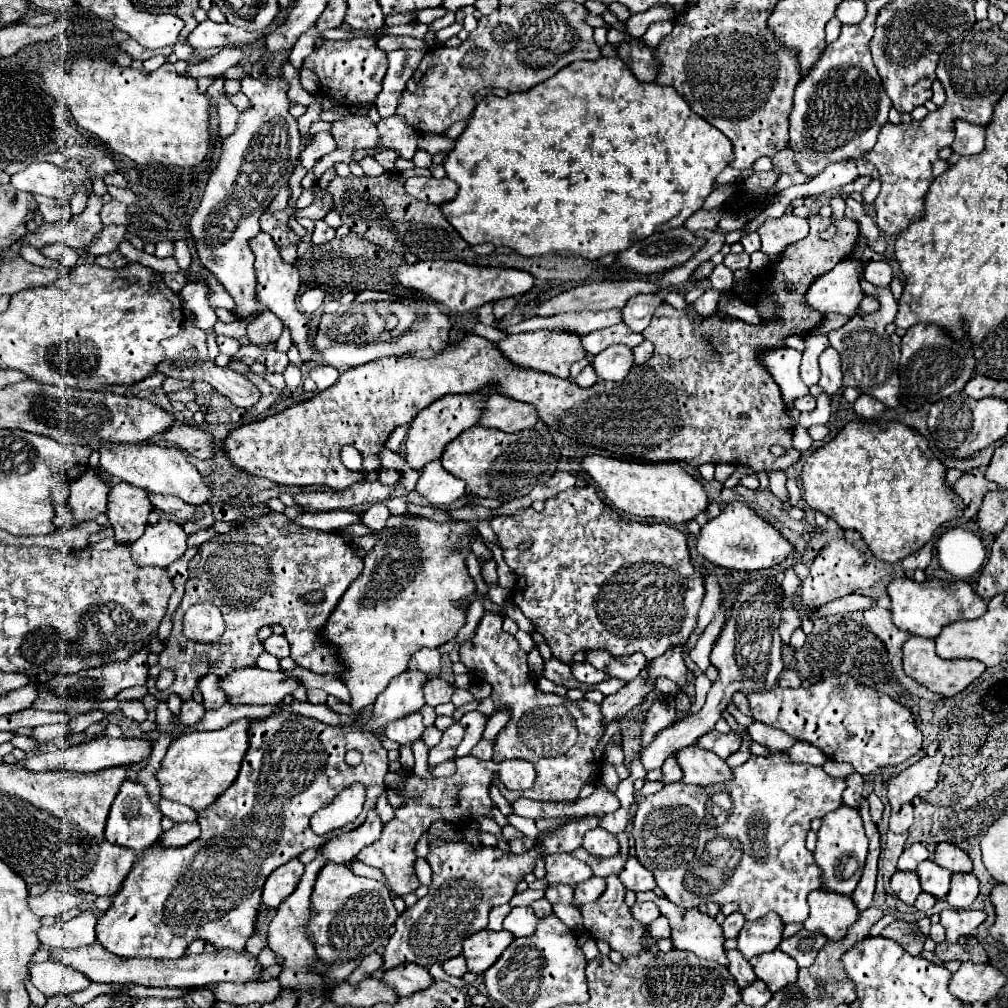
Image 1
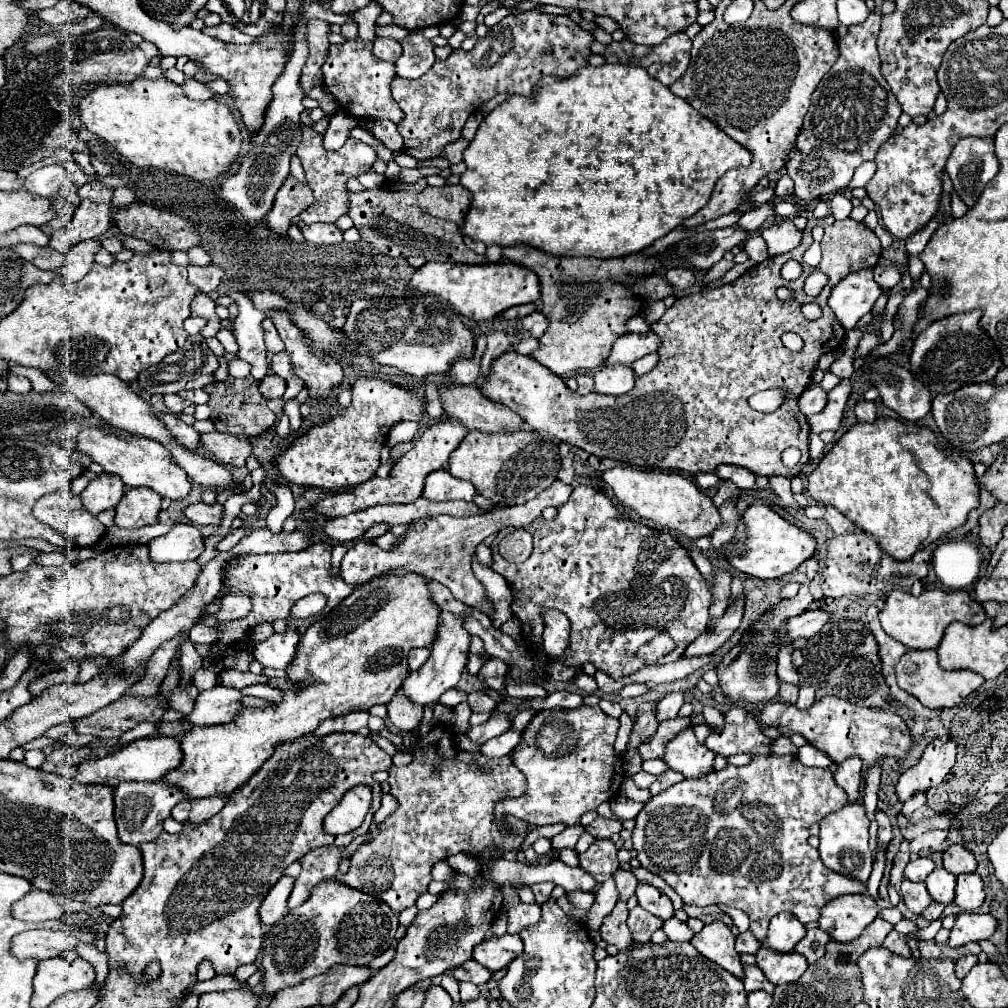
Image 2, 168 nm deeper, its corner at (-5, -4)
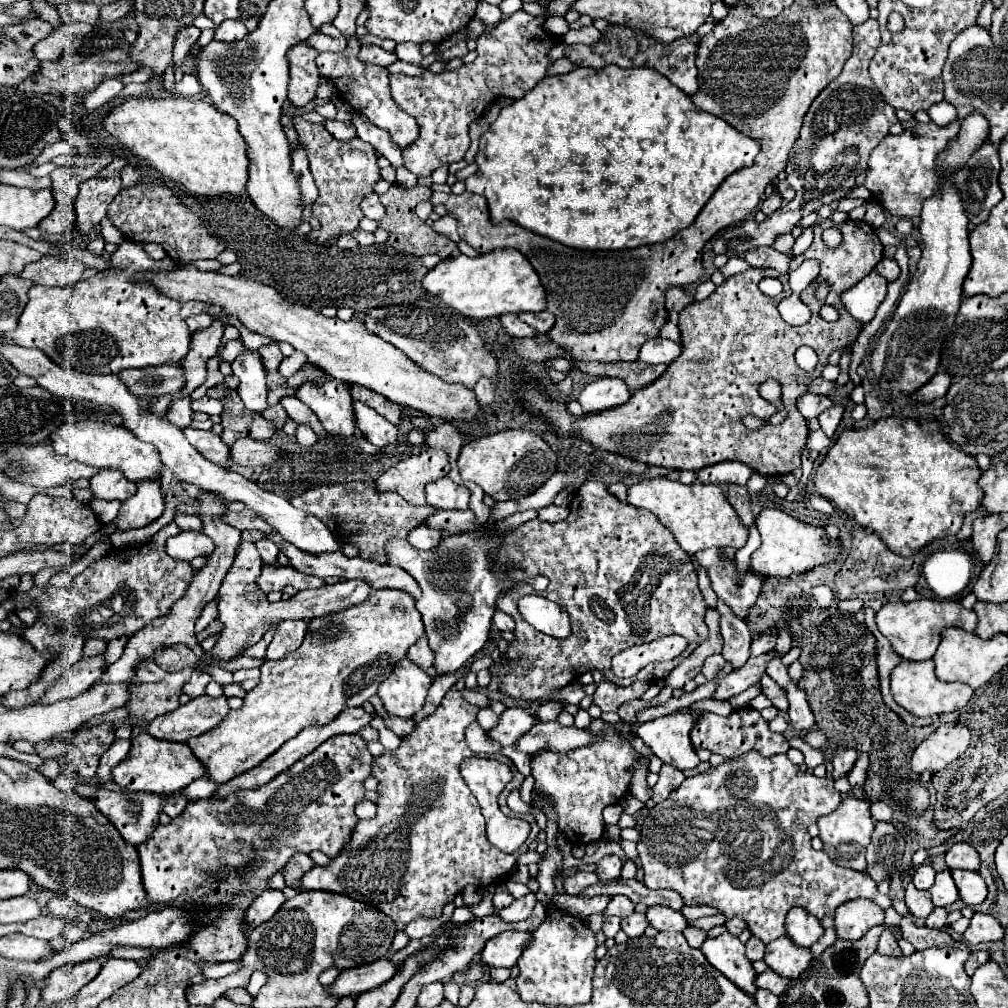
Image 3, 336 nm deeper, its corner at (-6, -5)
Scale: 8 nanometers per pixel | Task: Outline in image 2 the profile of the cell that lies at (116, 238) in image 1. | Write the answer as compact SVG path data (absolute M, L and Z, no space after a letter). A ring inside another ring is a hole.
M97 239L81 241L67 253L67 263L59 269L59 273L71 281L77 281L85 277L93 265L95 253L101 249L101 243Z

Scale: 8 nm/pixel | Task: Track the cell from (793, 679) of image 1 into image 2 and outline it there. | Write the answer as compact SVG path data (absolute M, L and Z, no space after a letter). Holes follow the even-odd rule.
M781 683L779 687L779 699L781 701L789 701L789 703L795 703L799 697L799 687L793 685L793 683Z

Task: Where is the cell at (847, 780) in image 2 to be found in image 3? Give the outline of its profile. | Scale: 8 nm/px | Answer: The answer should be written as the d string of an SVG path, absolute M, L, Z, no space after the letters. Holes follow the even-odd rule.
M838 748L832 752L832 778L842 778L848 774L848 770L854 766L858 758L858 752L854 748Z

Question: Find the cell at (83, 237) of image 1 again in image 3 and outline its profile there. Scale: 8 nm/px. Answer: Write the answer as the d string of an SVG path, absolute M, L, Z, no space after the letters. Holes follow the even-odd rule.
M120 172L104 178L90 178L80 184L80 192L76 198L76 212L78 212L78 228L82 234L88 234L92 226L100 224L106 216L108 204L114 200L118 190L122 188Z

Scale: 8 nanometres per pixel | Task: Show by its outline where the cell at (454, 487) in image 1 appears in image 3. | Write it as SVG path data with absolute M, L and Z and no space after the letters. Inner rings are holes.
M448 476L426 486L426 502L440 510L466 510L468 498L468 488L454 484Z

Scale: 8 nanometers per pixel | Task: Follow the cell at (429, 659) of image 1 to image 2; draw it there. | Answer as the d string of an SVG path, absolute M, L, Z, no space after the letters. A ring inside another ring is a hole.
M411 649L409 651L409 669L411 671L419 669L427 661L427 657L429 657L429 649Z

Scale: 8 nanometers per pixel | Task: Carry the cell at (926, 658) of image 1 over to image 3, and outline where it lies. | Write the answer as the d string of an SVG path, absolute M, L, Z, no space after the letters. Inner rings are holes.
M902 660L894 670L892 670L892 684L890 684L892 698L898 706L908 710L914 716L938 716L946 712L954 712L966 706L966 702L972 698L974 690L970 686L962 686L960 682L940 682L934 674L934 662L924 660L924 662L906 662Z

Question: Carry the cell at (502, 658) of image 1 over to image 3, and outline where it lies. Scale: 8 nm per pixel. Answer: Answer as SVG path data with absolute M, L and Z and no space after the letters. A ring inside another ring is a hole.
M598 718L592 720L590 732L602 736L602 740L594 746L582 746L568 754L554 754L544 750L532 758L536 790L544 790L550 796L560 816L558 828L574 846L586 846L590 842L598 842L604 836L602 810L610 804L618 804L626 796L632 780L630 768L636 764L634 748L616 734L616 726Z

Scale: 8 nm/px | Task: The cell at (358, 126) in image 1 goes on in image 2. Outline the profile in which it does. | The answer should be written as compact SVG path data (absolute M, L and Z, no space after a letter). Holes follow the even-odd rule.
M304 124L302 126L305 127L302 128L302 141L299 144L299 149L297 149L297 155L303 163L303 169L305 169L305 175L307 175L307 185L313 191L315 203L299 213L299 221L303 221L305 225L311 225L315 221L333 223L349 211L345 181L349 177L357 177L357 175L369 171L371 165L377 159L377 153L371 145L367 145L359 139L353 139L353 137L349 137L341 149L337 149L335 153L329 153L322 146L322 134L315 132L311 127Z

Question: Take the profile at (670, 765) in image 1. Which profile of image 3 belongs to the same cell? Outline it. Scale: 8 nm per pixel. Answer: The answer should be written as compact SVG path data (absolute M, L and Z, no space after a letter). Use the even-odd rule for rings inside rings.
M662 764L662 768L660 768L660 780L658 780L656 786L652 788L652 790L654 790L652 800L654 800L654 802L666 800L666 798L670 796L670 792L674 792L674 790L684 782L684 778L686 778L686 776L684 776L678 768L674 768L674 766L670 766L670 764Z

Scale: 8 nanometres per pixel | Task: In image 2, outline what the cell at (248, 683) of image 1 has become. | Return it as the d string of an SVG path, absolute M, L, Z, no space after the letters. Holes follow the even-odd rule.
M215 685L209 691L199 693L193 713L187 717L193 725L221 725L229 723L243 711L243 693L235 687Z

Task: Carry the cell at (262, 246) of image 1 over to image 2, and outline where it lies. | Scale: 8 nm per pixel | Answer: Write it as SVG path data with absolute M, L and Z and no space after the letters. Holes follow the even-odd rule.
M269 309L267 317L275 323L279 337L285 343L285 349L295 367L295 375L299 375L309 385L311 397L327 397L333 387L343 381L341 365L329 355L317 355L307 345L303 331L291 321L291 315L285 309Z

